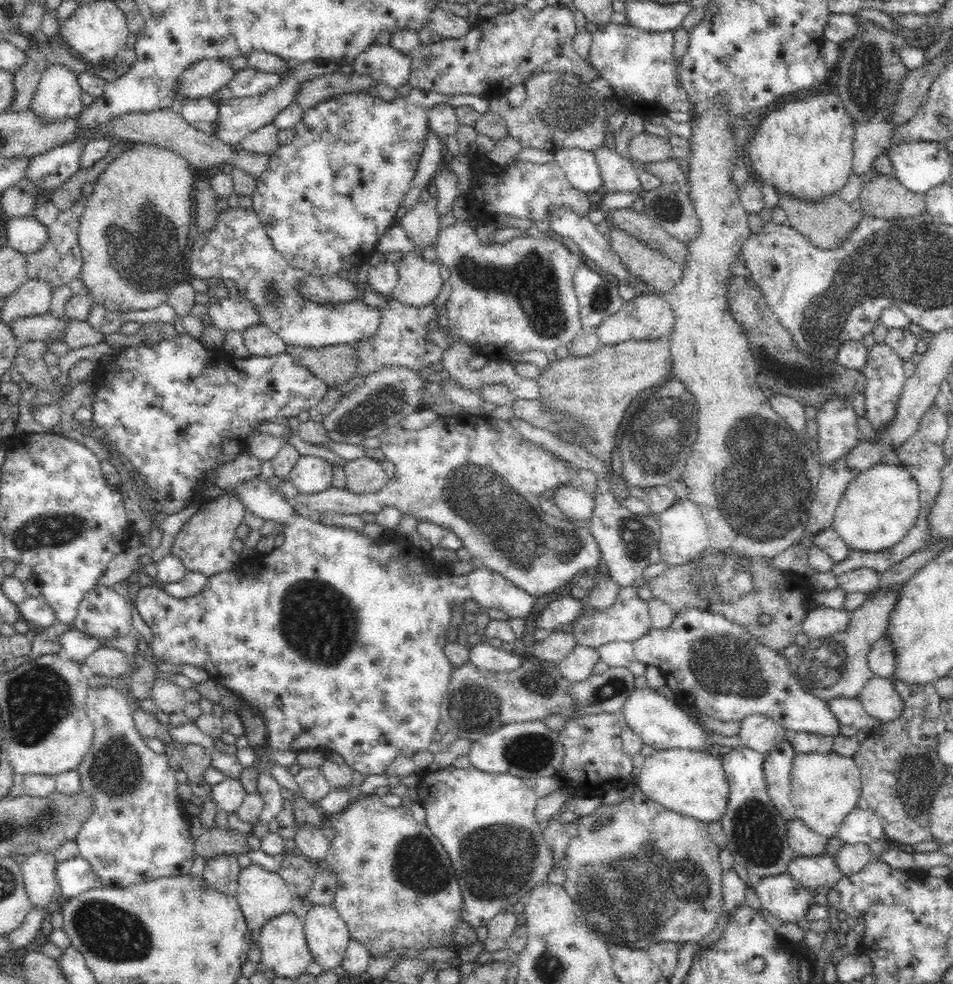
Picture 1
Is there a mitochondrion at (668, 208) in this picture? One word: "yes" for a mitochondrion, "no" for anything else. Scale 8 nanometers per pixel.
yes

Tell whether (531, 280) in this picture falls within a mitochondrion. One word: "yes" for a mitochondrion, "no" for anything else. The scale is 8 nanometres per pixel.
yes

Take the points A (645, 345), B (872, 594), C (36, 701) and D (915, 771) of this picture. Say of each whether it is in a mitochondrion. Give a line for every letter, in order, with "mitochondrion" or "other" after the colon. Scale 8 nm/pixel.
A: other
B: other
C: mitochondrion
D: mitochondrion

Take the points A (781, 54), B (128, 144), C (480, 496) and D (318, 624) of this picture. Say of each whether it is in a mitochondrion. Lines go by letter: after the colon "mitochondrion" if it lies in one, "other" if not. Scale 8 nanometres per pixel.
A: other
B: other
C: mitochondrion
D: mitochondrion

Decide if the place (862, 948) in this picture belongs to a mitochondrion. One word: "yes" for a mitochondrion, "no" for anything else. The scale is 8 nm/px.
no

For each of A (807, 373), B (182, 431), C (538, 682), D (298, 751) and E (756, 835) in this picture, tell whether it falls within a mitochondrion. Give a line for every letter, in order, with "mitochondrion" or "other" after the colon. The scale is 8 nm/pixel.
A: mitochondrion
B: other
C: mitochondrion
D: other
E: mitochondrion

